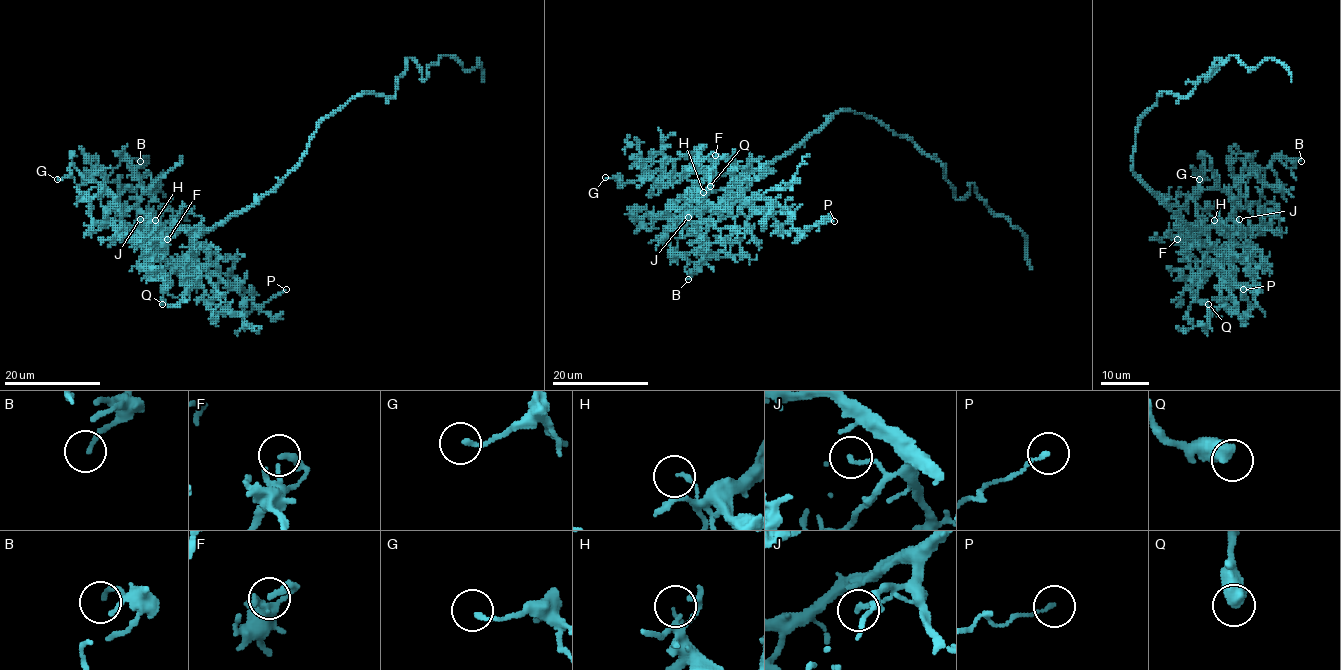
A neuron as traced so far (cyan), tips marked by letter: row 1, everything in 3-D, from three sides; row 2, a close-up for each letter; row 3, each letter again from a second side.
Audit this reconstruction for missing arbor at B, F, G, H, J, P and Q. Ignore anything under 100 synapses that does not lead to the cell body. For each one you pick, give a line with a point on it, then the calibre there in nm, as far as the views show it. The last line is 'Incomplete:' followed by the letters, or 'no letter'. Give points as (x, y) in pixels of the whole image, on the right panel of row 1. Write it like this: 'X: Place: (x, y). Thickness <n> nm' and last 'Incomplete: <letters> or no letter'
Incomplete: no letter

